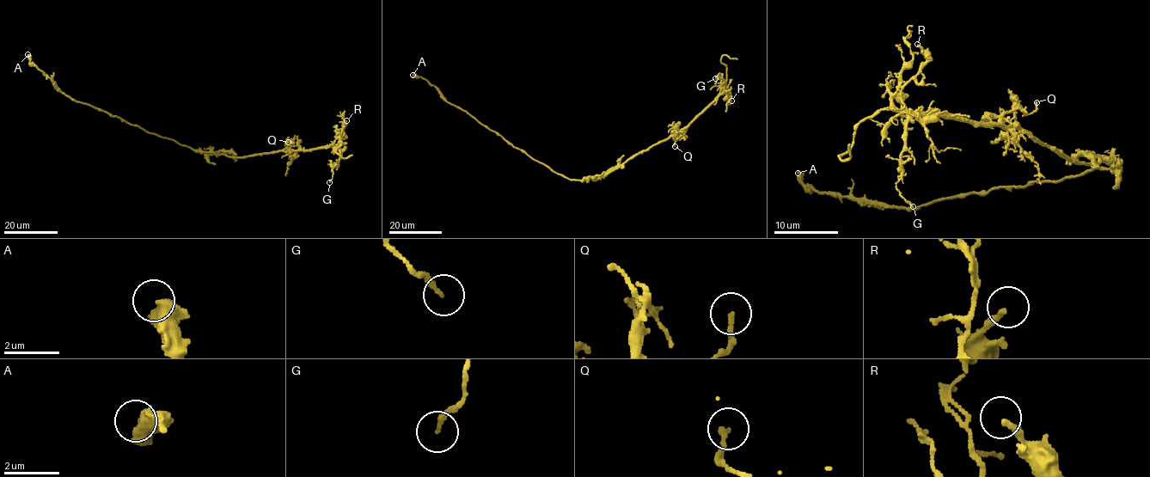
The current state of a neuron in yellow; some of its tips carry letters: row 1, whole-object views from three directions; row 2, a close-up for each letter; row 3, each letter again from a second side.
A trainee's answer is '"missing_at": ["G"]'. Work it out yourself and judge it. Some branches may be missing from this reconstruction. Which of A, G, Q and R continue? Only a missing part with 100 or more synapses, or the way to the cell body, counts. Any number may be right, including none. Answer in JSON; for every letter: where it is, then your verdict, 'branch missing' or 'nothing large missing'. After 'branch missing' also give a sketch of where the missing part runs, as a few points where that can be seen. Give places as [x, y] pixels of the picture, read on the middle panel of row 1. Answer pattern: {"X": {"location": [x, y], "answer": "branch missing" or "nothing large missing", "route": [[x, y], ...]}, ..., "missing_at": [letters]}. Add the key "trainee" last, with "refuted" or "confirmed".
{"A": {"location": [412, 75], "answer": "nothing large missing"}, "G": {"location": [715, 78], "answer": "nothing large missing"}, "Q": {"location": [675, 146], "answer": "nothing large missing"}, "R": {"location": [731, 100], "answer": "nothing large missing"}, "missing_at": [], "trainee": "refuted"}

